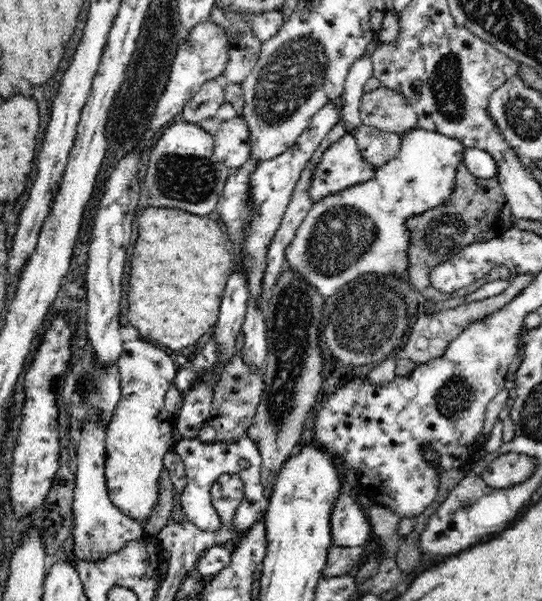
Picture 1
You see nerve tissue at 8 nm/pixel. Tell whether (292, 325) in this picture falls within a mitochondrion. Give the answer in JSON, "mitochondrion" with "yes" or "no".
{"mitochondrion":"yes"}

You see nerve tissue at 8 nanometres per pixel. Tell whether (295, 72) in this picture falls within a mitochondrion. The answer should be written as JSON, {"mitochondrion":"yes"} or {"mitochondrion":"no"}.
{"mitochondrion":"yes"}

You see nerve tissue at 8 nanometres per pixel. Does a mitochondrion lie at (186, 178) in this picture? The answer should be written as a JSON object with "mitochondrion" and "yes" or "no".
{"mitochondrion":"yes"}

